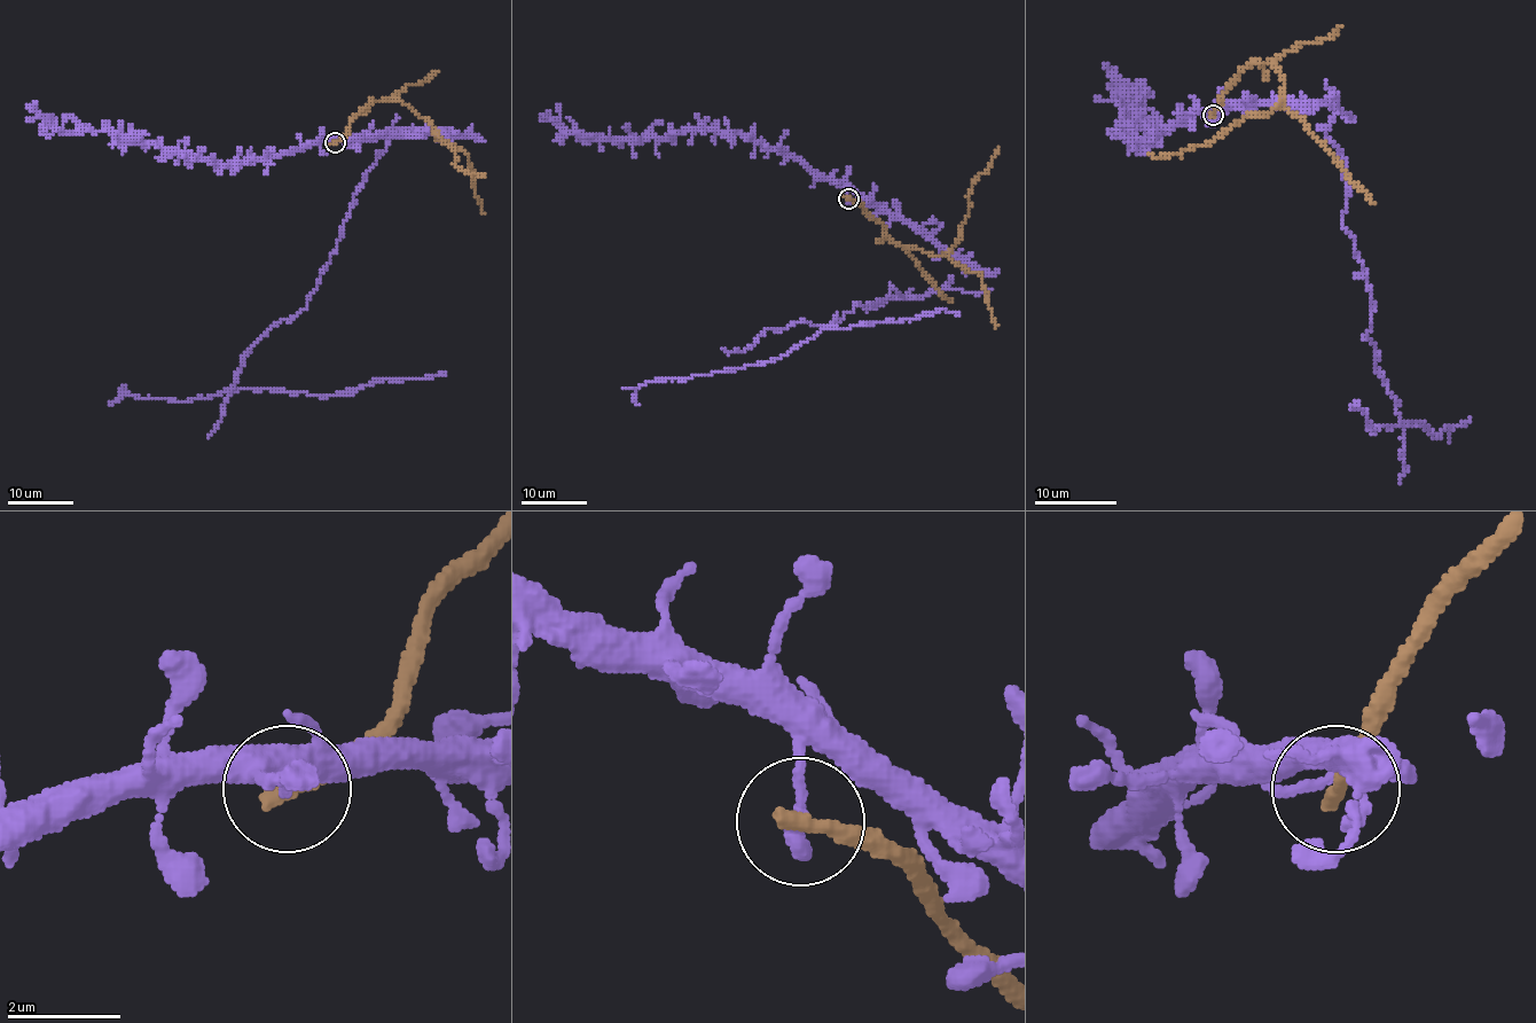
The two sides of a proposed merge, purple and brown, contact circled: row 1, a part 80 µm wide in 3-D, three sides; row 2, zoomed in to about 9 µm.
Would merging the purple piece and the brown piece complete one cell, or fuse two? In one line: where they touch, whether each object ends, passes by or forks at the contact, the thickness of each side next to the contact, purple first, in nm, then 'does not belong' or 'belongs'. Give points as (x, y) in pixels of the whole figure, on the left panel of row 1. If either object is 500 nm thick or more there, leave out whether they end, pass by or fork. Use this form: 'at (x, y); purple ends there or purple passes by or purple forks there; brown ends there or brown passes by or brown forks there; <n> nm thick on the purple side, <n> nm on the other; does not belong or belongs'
at (335, 142); purple ends there; brown ends there; 380 nm thick on the purple side, 340 nm on the other; does not belong

